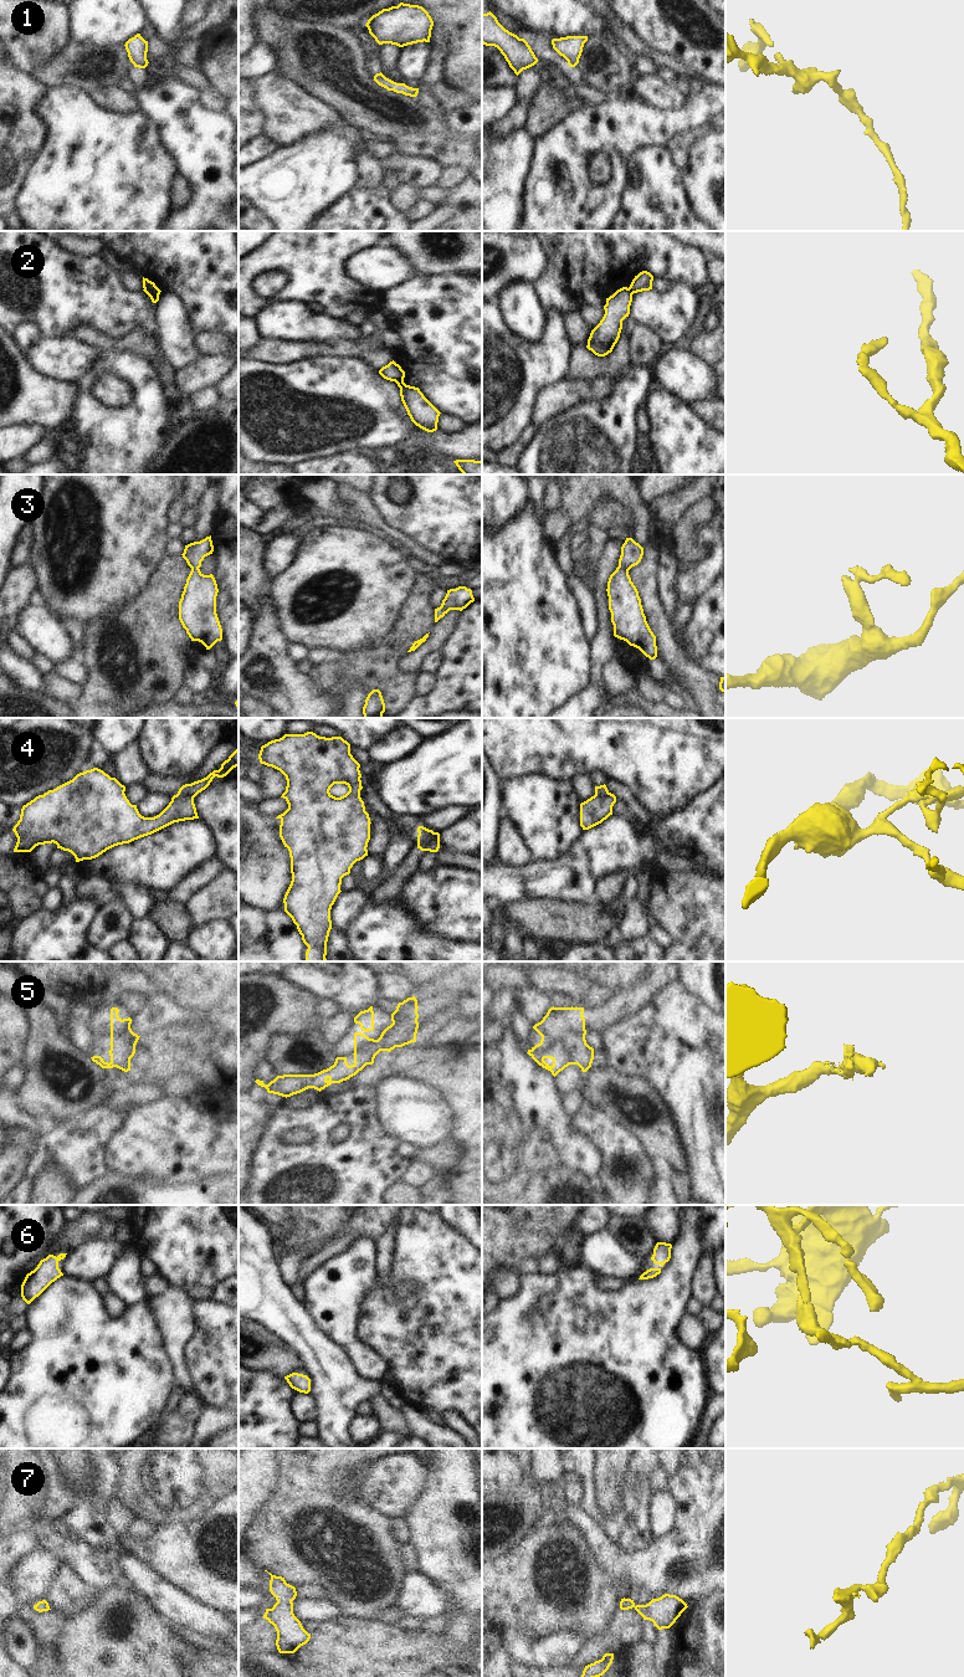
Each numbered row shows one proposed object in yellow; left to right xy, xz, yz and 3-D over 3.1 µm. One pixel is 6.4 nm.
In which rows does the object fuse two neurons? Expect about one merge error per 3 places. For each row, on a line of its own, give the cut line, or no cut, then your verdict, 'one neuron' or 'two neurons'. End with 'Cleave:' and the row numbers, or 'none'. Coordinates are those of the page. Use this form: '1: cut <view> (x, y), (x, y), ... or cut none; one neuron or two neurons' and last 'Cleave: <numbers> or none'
1: cut none; one neuron
2: cut xy (144, 288), (158, 295); two neurons
3: cut none; one neuron
4: cut xy (177, 794), (191, 794), (194, 796); two neurons
5: cut none; one neuron
6: cut none; one neuron
7: cut none; one neuron
Cleave: 2, 4

